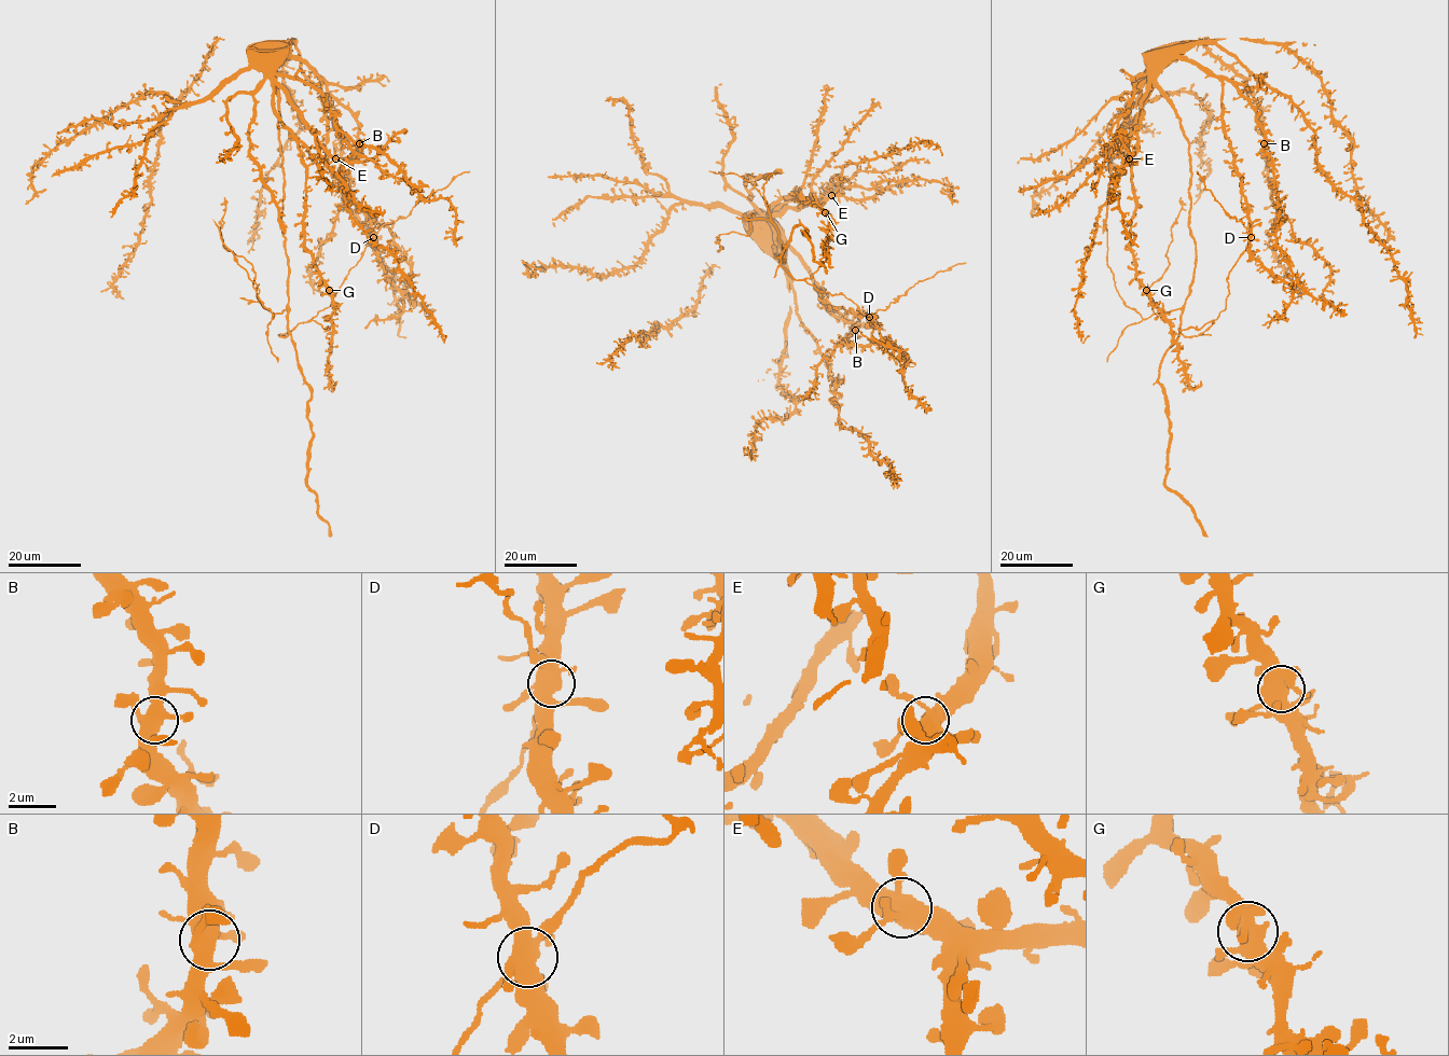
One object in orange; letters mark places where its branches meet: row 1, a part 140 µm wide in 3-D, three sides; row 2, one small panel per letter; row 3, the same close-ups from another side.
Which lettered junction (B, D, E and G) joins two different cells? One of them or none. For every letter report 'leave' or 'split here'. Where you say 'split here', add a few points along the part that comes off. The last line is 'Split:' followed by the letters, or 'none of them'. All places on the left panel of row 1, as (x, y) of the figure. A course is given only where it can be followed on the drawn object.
B: leave
D: leave
E: leave
G: leave
Split: none of them

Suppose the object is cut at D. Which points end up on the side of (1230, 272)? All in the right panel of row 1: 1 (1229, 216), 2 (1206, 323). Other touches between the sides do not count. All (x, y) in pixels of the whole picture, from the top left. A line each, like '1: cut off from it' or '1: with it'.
1: with it
2: with it

